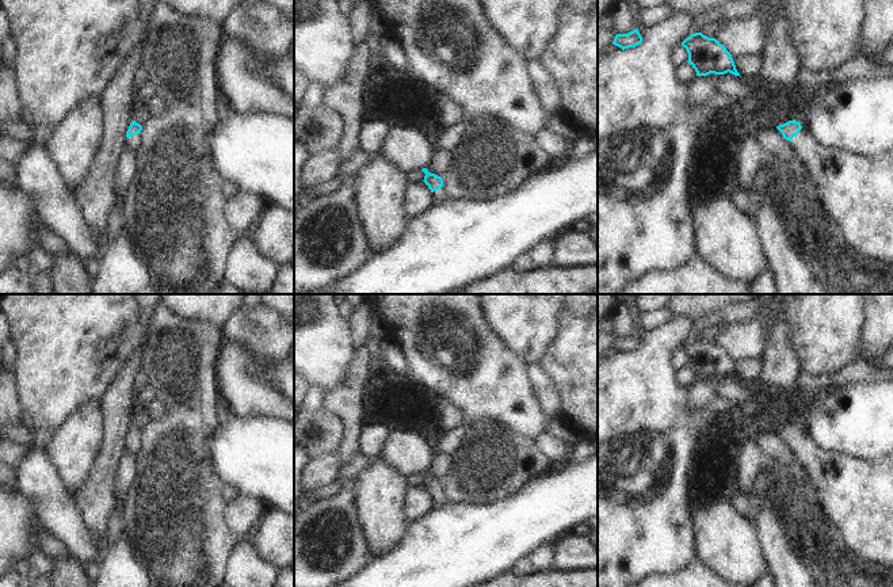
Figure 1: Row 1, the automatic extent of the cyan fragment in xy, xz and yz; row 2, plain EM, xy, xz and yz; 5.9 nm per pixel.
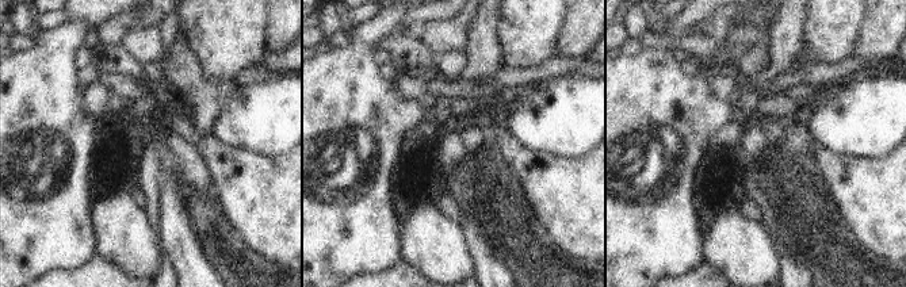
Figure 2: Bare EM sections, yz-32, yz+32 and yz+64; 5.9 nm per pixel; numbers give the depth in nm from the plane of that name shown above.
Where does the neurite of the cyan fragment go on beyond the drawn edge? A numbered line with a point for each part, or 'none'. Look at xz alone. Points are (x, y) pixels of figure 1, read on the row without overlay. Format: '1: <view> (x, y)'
1: xz (439, 499)

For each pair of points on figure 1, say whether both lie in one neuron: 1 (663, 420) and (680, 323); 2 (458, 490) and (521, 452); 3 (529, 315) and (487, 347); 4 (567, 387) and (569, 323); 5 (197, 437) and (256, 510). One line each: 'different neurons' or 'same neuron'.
1: same neuron
2: same neuron
3: different neurons
4: same neuron
5: different neurons

